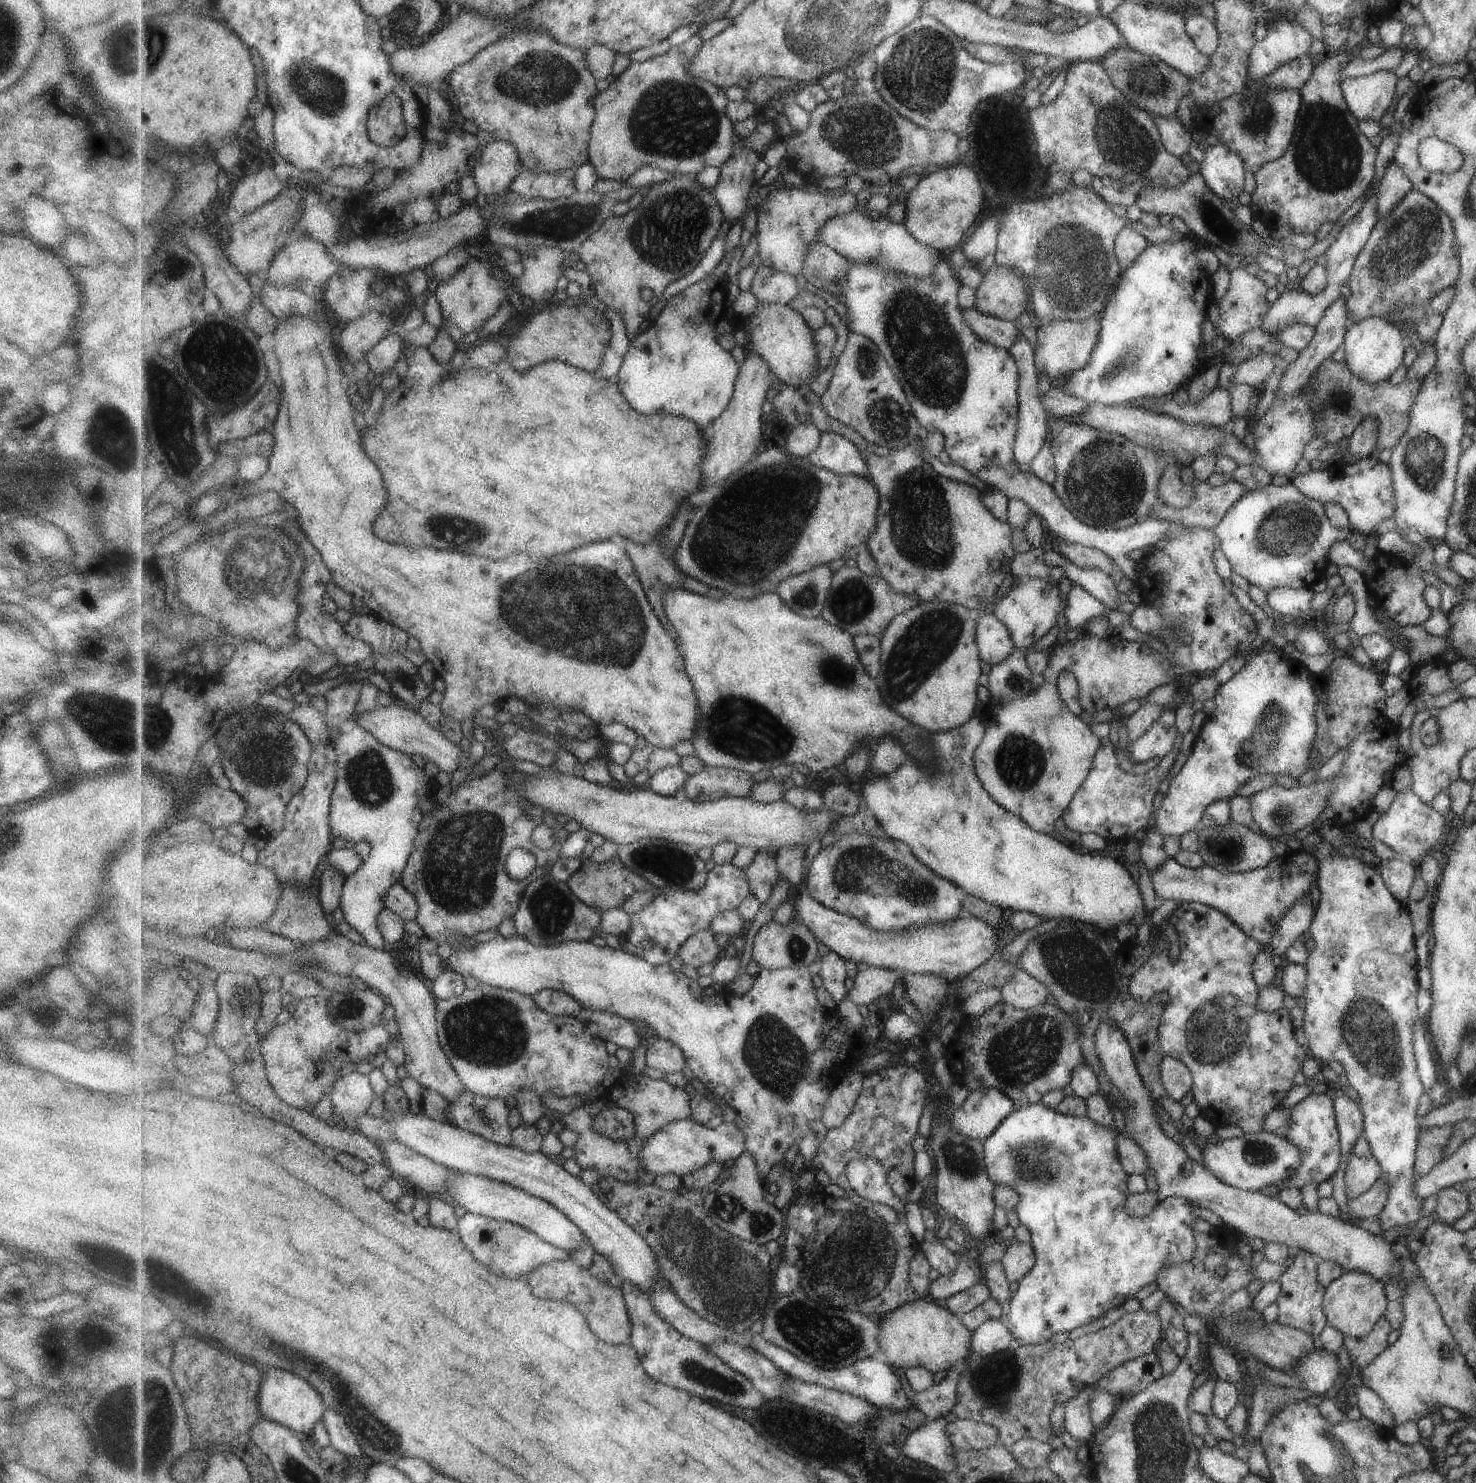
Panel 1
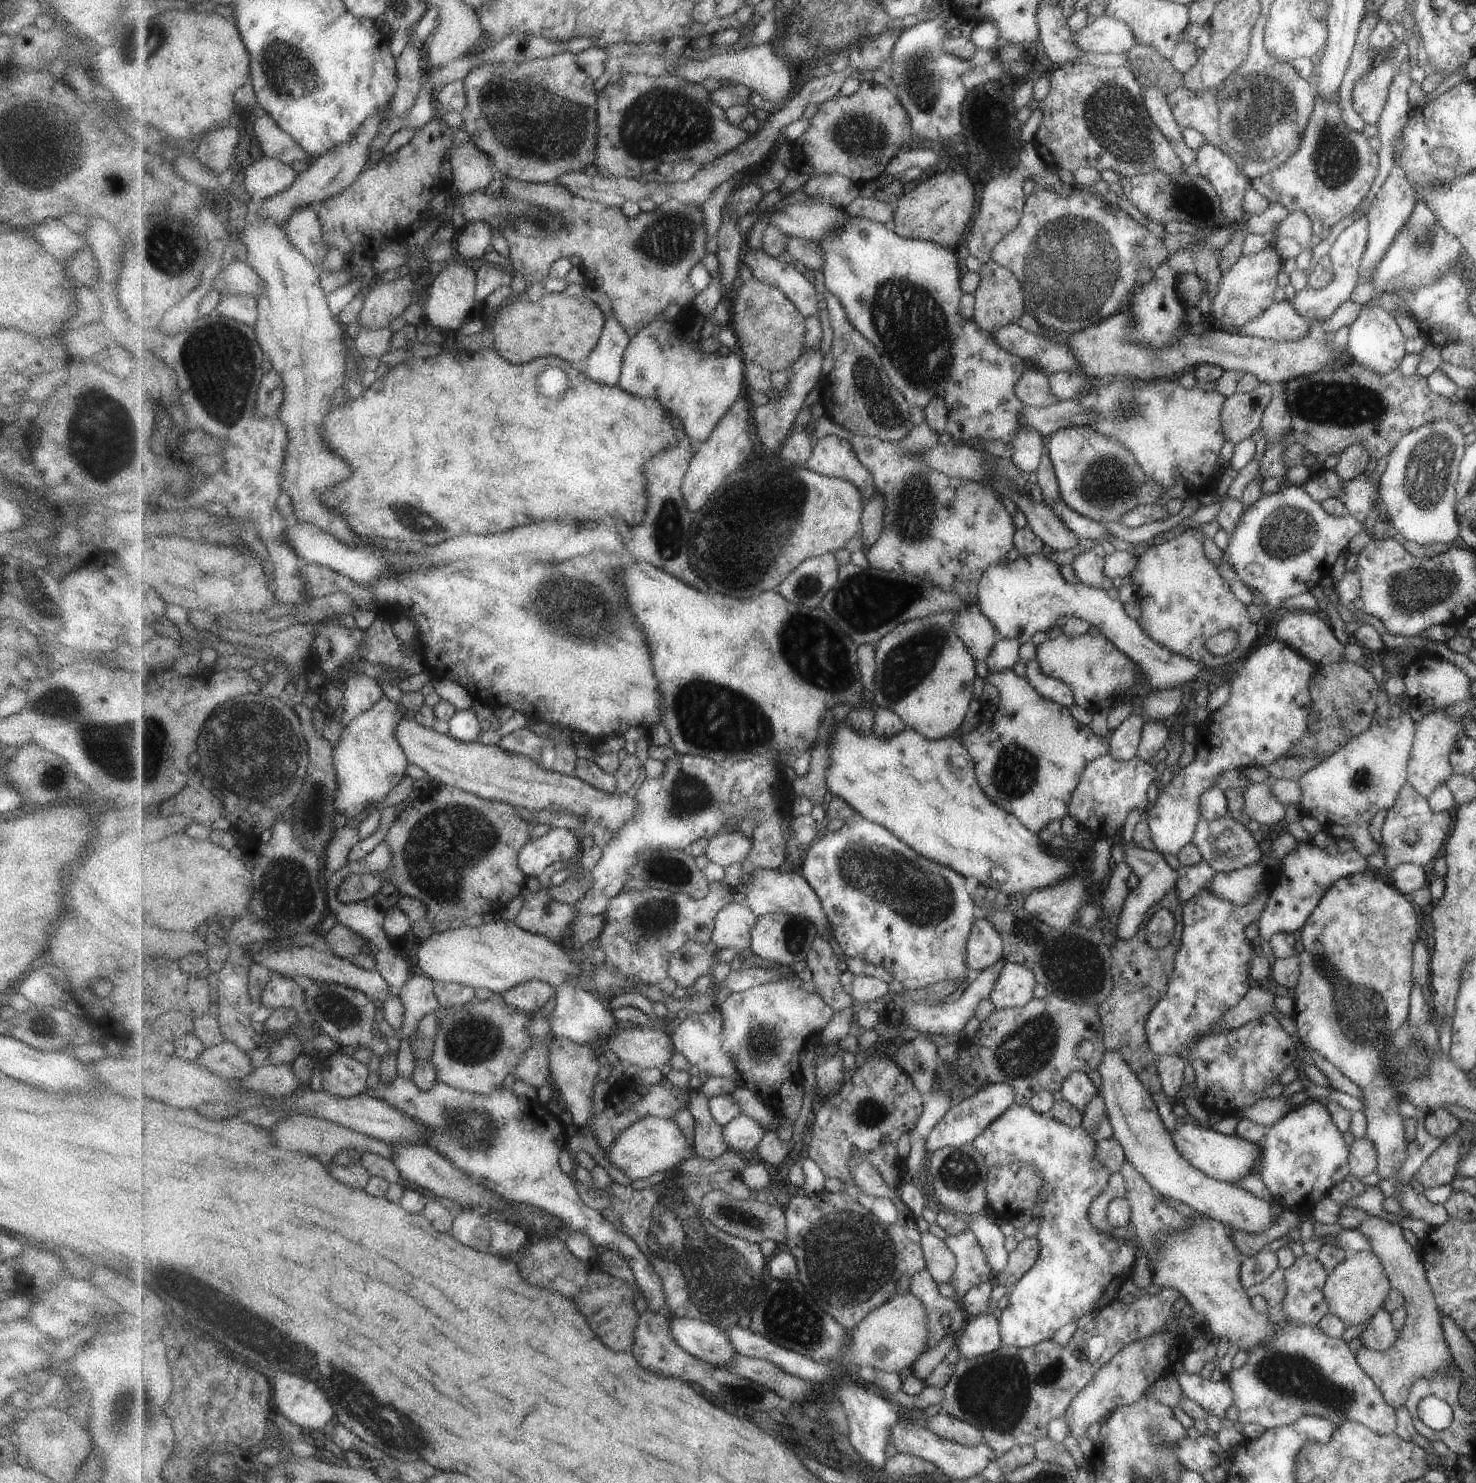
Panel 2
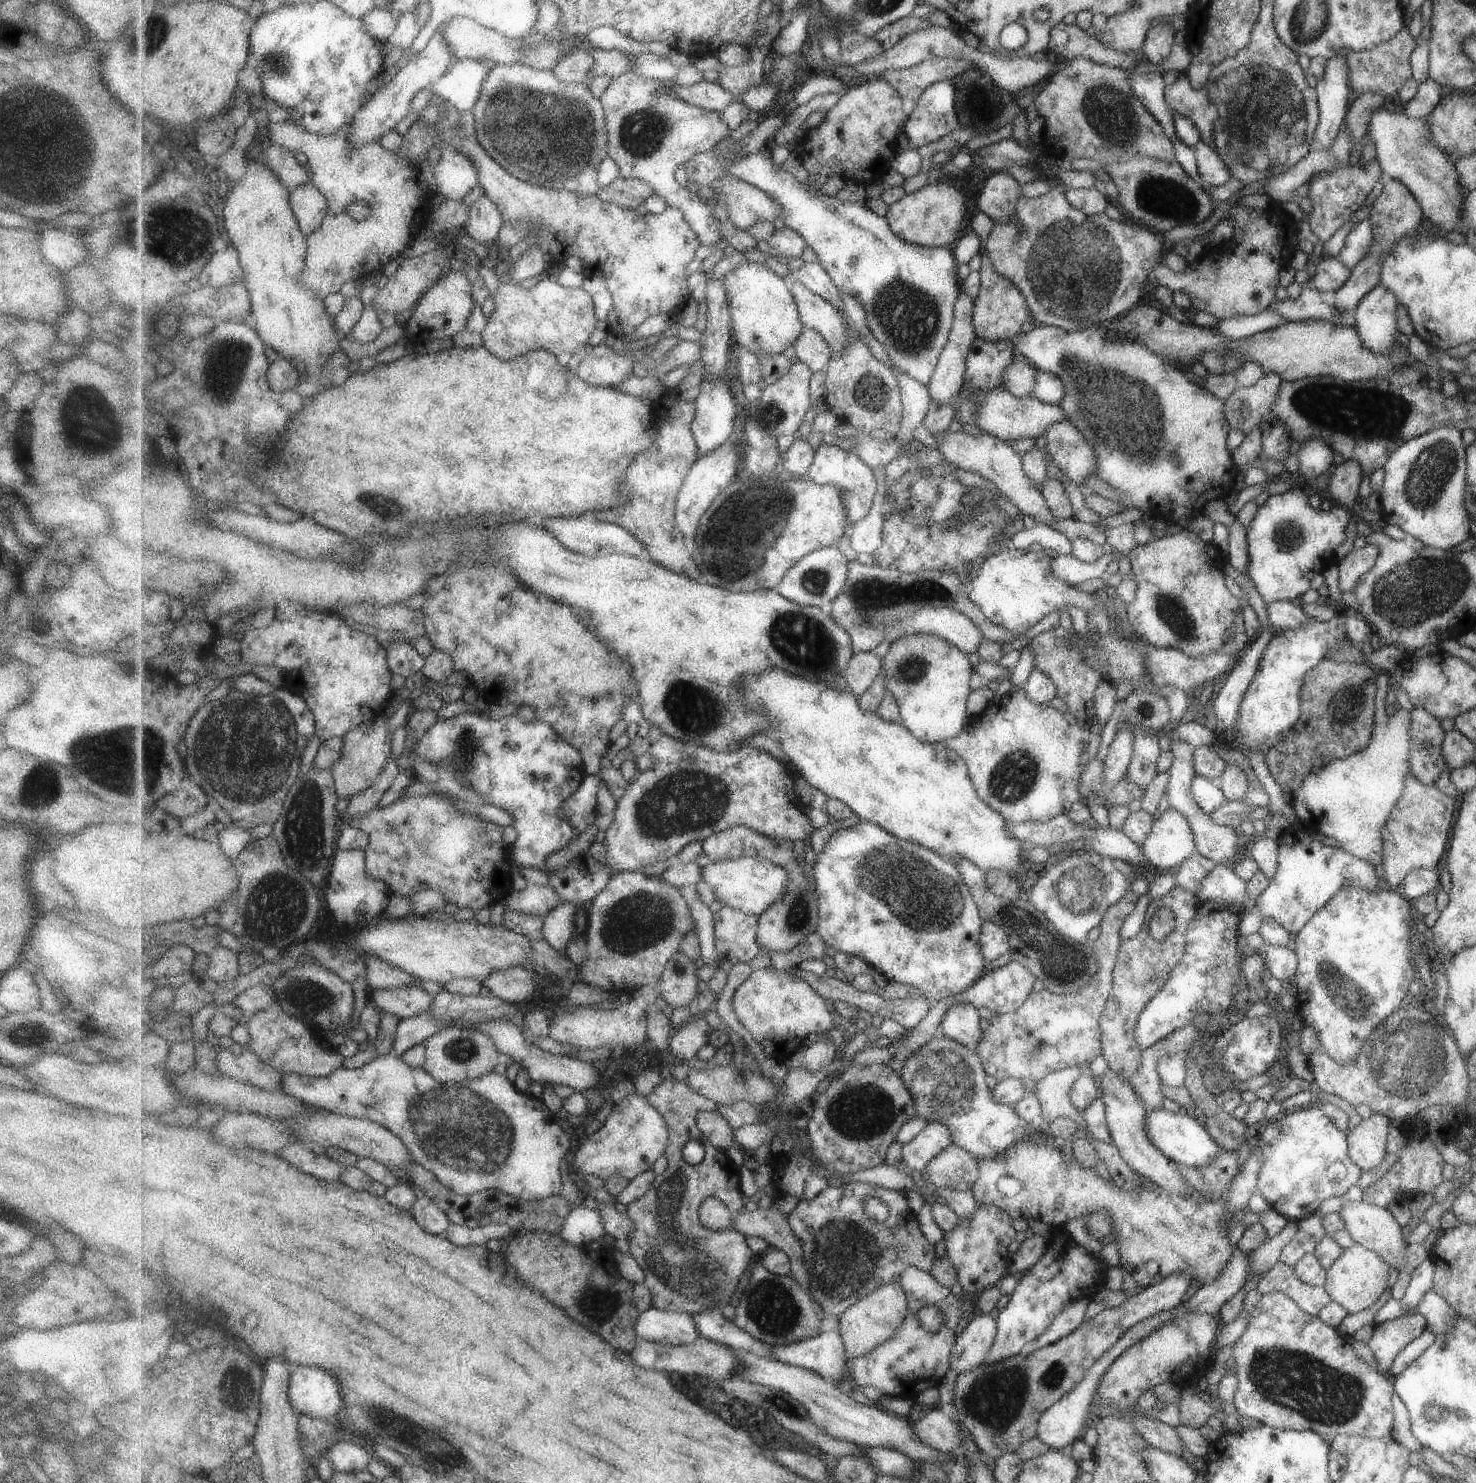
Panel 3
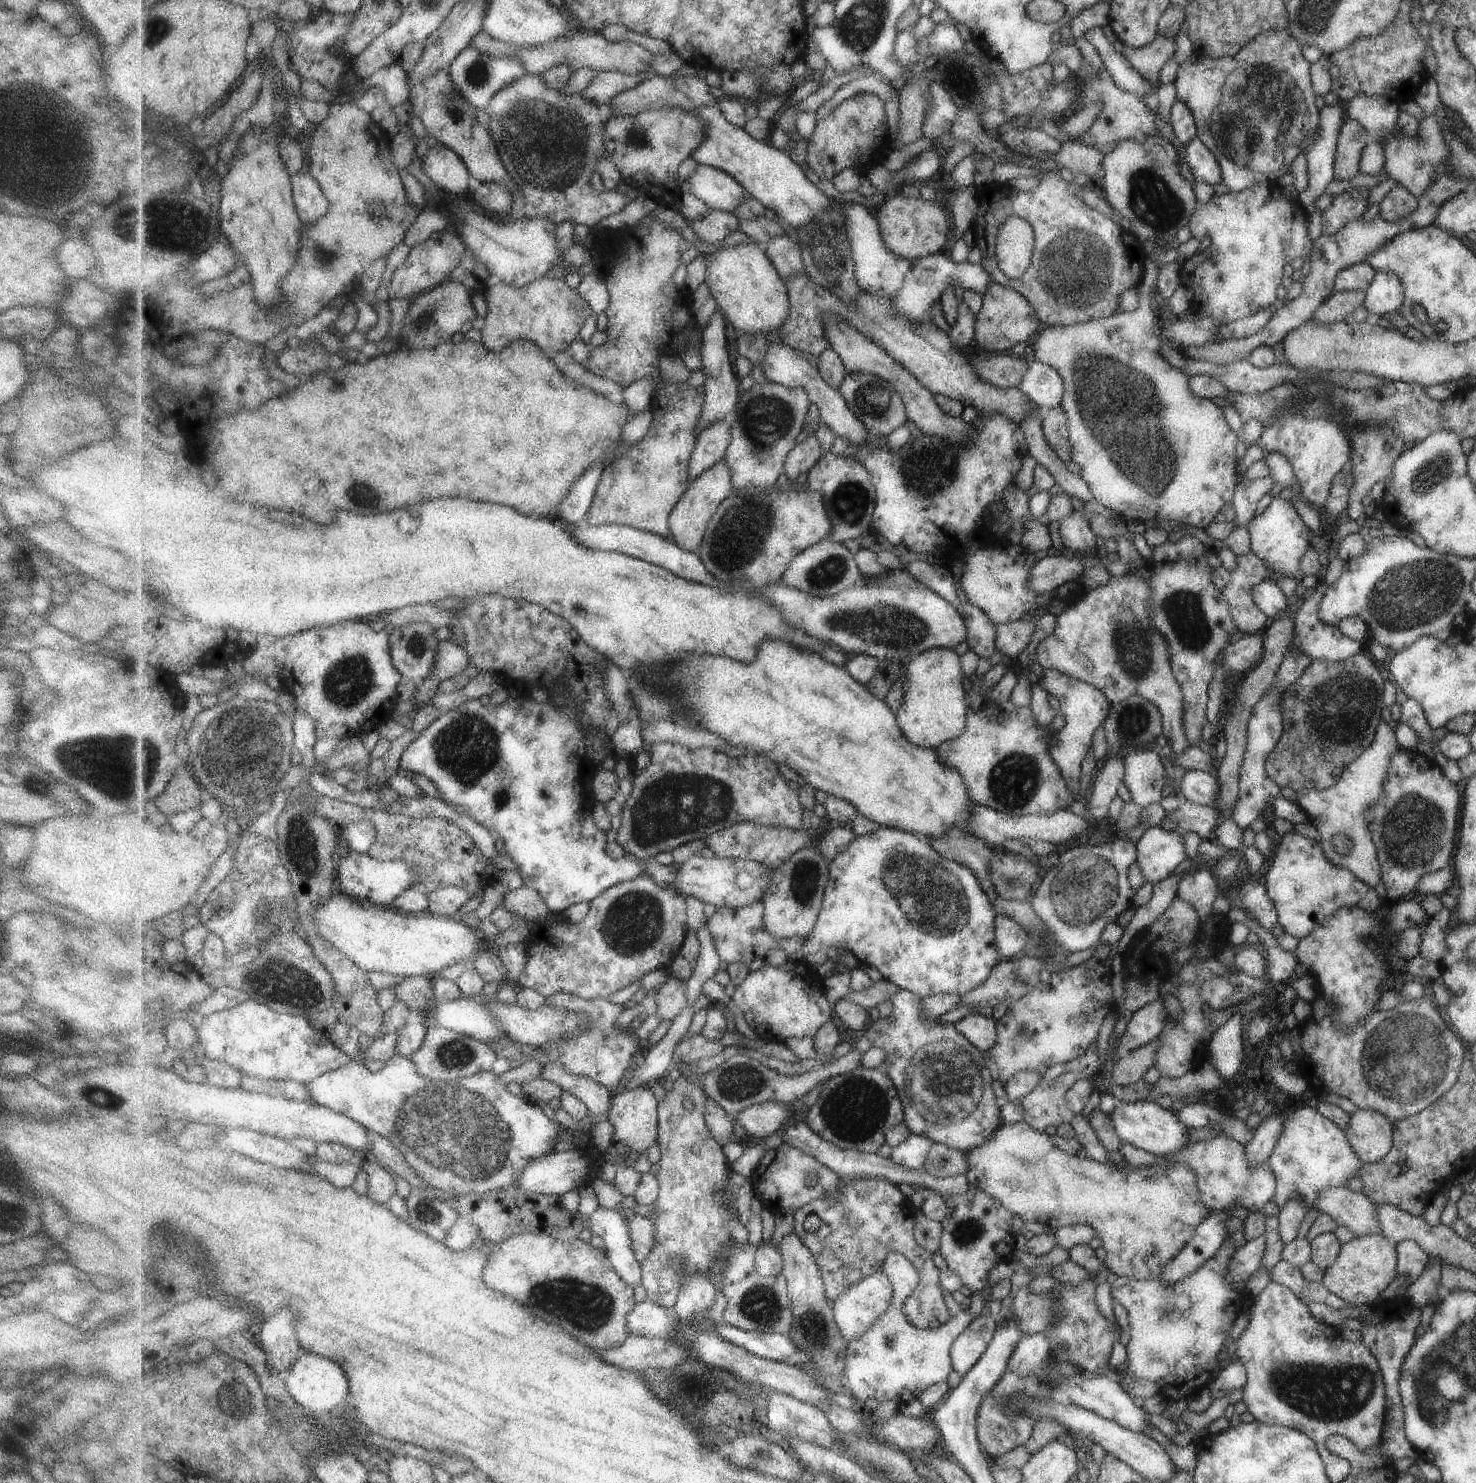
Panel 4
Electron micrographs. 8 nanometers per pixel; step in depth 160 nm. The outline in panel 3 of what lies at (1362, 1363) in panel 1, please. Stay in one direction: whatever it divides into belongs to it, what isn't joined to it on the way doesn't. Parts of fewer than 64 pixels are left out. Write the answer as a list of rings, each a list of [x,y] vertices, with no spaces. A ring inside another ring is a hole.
[[[1404,1313],[1374,1326],[1366,1346],[1375,1360],[1378,1372],[1388,1377],[1395,1356],[1423,1330],[1426,1330],[1426,1322],[1417,1313]]]

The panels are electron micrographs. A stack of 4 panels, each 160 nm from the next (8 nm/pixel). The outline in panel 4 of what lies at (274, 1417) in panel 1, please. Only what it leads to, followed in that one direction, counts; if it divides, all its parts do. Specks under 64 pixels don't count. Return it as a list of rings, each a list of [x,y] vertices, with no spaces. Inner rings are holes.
[[[301,1348],[301,1354],[303,1356],[299,1356],[299,1360],[293,1362],[284,1375],[286,1391],[293,1398],[293,1402],[315,1416],[324,1416],[327,1412],[342,1409],[345,1406],[343,1402],[349,1396],[349,1382],[347,1382],[343,1368],[339,1364],[335,1364],[333,1360],[305,1352],[303,1348]]]

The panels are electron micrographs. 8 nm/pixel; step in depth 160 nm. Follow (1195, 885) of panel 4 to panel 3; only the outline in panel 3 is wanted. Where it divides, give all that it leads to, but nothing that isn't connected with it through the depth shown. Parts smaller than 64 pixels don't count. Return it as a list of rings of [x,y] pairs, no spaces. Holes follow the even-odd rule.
[[[1194,852],[1175,869],[1174,886],[1183,888],[1187,893],[1195,894],[1199,882],[1203,882],[1203,878],[1213,870],[1214,866],[1215,862]]]

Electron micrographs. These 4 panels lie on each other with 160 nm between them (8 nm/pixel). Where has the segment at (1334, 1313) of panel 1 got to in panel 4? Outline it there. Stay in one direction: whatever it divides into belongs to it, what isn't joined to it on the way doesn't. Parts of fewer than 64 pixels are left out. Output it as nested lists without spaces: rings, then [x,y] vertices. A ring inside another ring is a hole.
[[[1380,1232],[1352,1237],[1349,1242],[1341,1244],[1338,1258],[1335,1258],[1333,1264],[1324,1269],[1320,1284],[1349,1305],[1357,1307],[1371,1305],[1378,1298],[1379,1293],[1398,1276],[1395,1272],[1395,1266],[1397,1266],[1395,1246],[1395,1243],[1386,1240]]]

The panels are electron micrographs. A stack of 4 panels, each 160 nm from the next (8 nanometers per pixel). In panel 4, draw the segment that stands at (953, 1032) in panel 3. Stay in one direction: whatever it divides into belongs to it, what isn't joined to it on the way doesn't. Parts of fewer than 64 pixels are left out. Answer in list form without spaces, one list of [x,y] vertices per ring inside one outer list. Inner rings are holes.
[[[979,1012],[969,1014],[956,1022],[957,1030],[961,1032],[976,1048],[983,1053],[989,1052],[997,1042],[997,1021],[992,1016]]]

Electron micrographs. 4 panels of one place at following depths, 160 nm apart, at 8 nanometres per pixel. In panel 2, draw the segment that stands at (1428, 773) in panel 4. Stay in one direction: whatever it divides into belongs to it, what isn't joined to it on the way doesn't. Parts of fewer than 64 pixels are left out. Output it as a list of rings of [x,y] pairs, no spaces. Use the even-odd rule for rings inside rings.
[[[1409,784],[1397,792],[1397,796],[1391,808],[1387,811],[1387,816],[1381,826],[1381,848],[1383,848],[1383,858],[1385,866],[1391,871],[1399,864],[1412,863],[1421,867],[1431,866],[1439,856],[1439,850],[1447,838],[1449,832],[1449,822],[1451,818],[1447,810],[1431,811],[1427,803],[1427,797],[1420,796]],[[1413,831],[1417,838],[1410,844],[1404,836]]]

